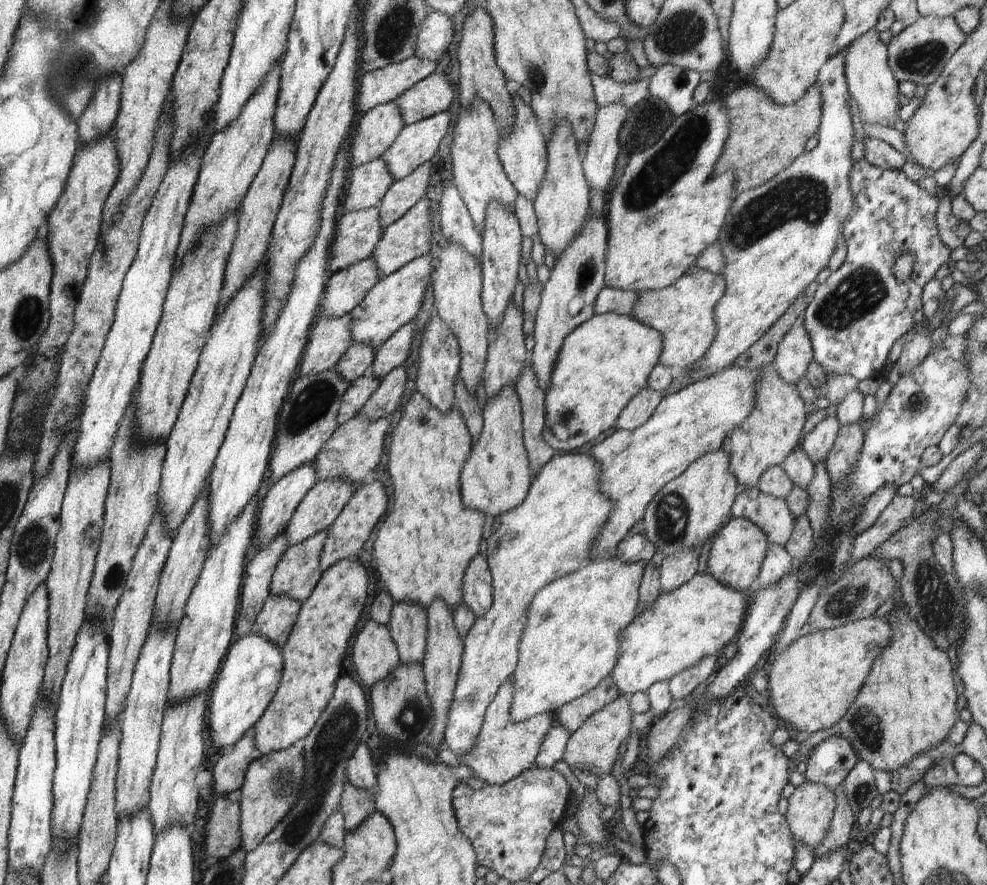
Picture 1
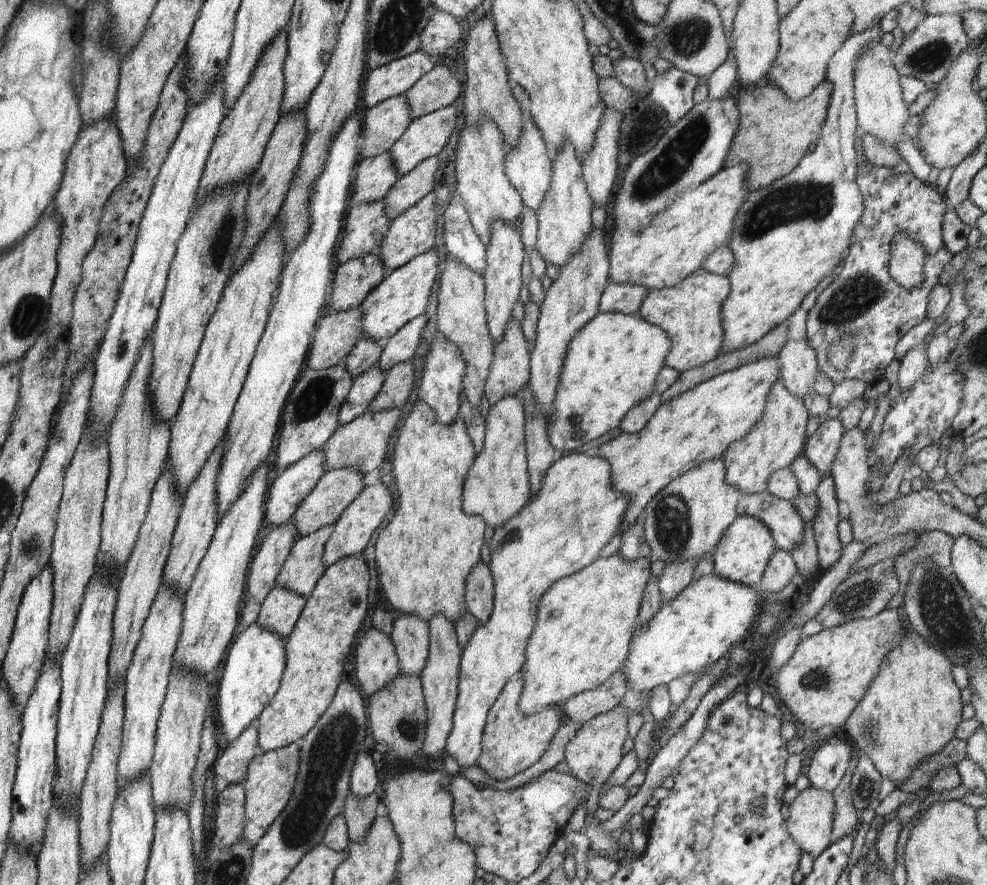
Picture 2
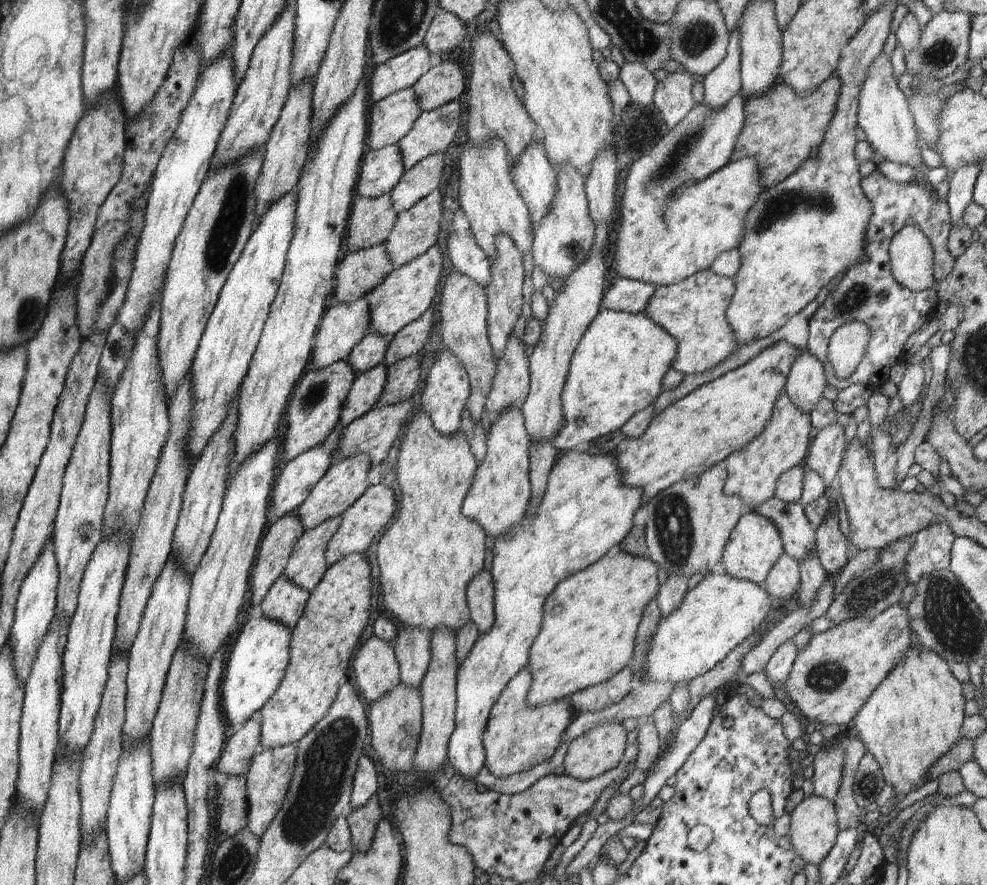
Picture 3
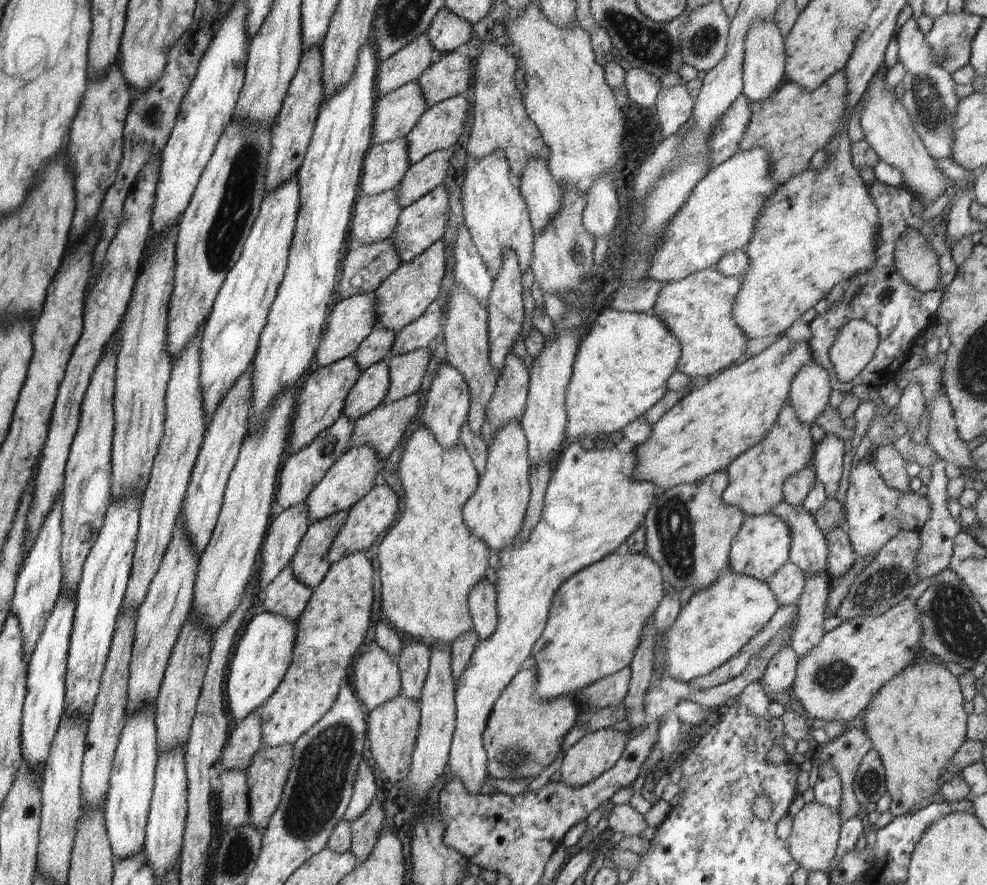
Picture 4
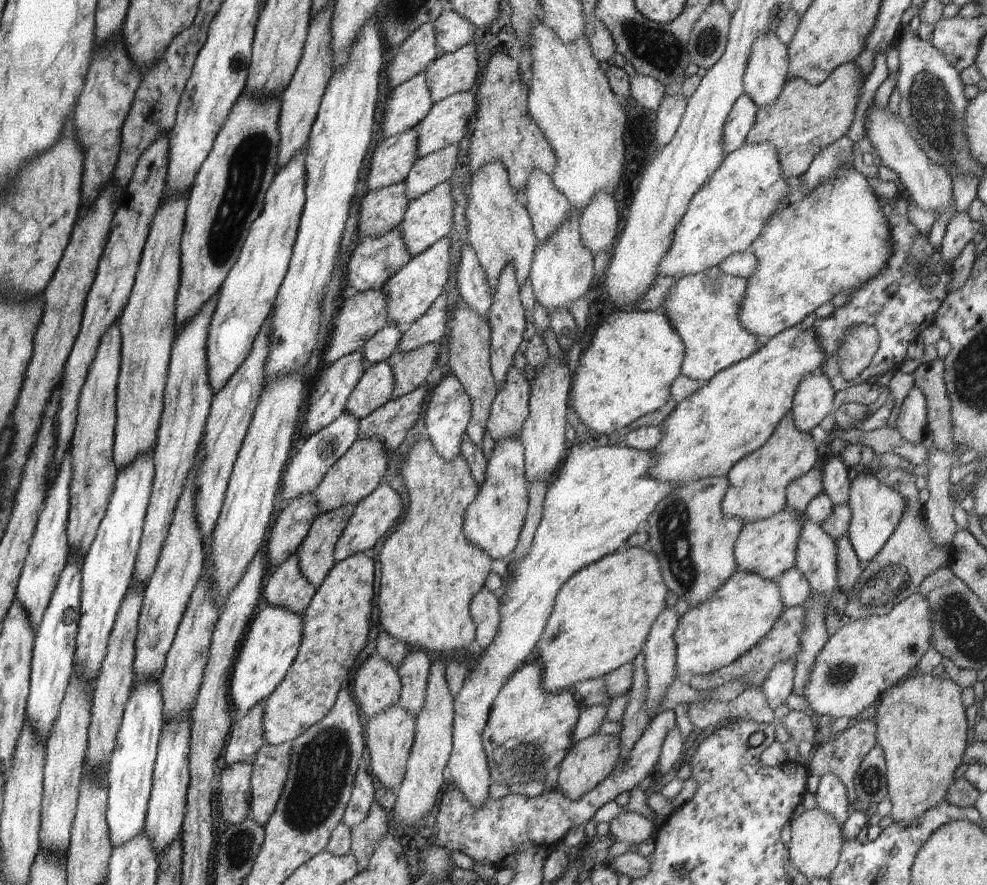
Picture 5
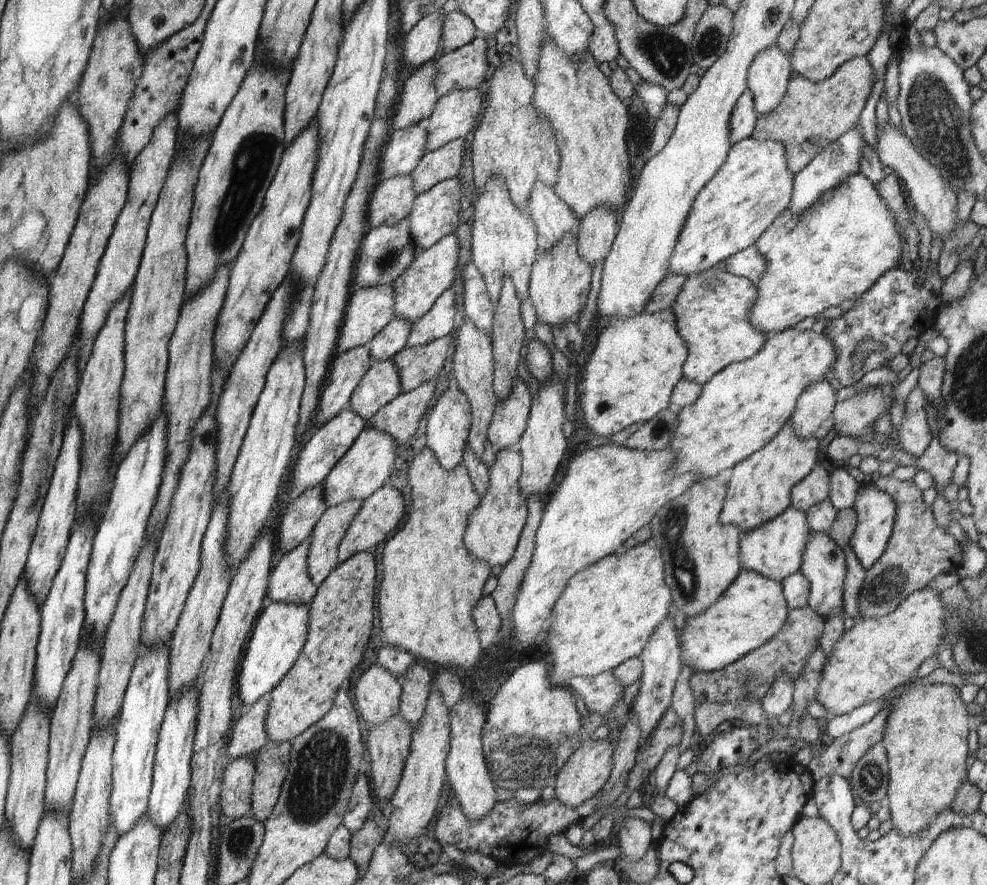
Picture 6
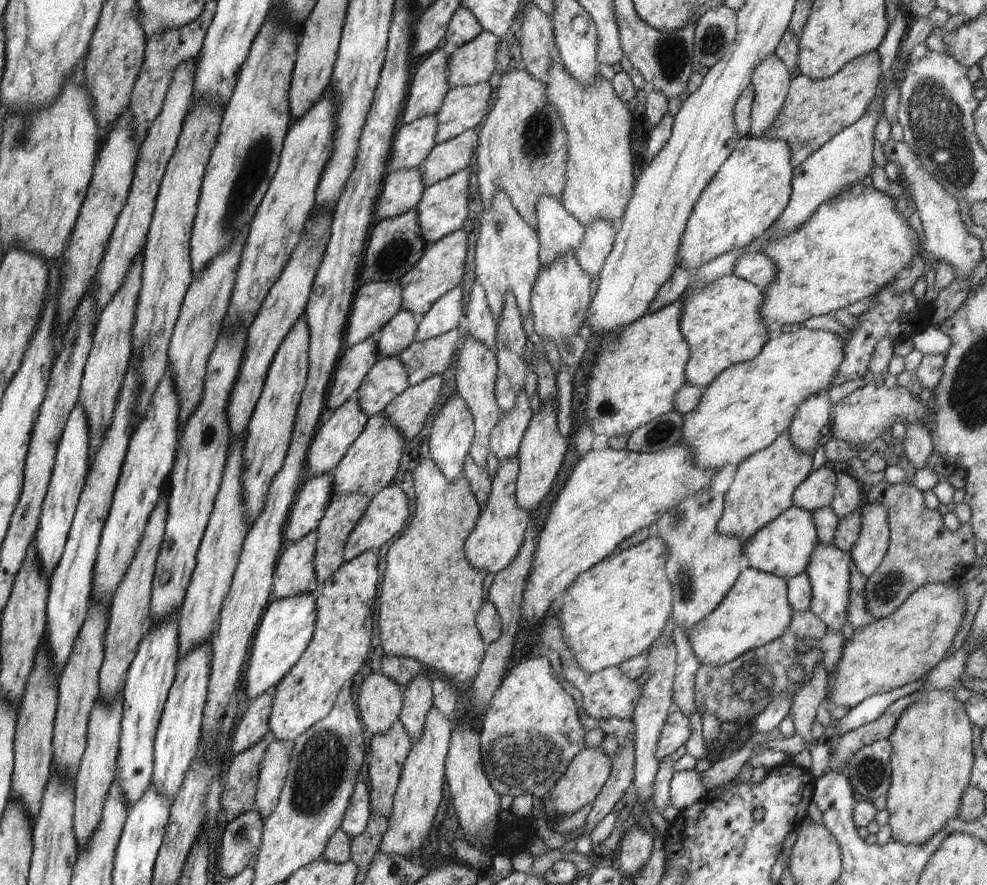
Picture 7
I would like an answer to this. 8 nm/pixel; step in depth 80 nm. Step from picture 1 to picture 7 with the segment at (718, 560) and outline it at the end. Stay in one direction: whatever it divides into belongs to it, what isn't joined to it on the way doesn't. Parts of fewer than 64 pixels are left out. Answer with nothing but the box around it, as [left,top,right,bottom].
[741,505,818,580]

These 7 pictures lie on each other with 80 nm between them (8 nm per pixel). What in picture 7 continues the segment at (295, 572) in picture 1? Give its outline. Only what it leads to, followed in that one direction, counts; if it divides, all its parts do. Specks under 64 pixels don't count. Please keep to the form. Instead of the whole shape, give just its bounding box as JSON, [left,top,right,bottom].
[314,493,371,586]

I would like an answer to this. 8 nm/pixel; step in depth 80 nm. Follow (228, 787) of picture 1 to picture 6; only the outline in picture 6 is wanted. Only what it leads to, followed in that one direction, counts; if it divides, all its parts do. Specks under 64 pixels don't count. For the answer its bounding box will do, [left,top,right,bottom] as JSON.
[227,693,270,758]

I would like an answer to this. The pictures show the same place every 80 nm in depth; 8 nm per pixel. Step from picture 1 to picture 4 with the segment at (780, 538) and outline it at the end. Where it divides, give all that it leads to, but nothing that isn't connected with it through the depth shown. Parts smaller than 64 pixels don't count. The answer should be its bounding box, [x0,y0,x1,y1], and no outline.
[770,500,828,576]

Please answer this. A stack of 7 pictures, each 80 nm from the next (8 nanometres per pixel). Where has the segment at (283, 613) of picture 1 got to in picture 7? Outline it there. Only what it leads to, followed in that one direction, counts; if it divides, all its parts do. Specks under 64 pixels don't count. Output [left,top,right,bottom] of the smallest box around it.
[271,530,320,599]

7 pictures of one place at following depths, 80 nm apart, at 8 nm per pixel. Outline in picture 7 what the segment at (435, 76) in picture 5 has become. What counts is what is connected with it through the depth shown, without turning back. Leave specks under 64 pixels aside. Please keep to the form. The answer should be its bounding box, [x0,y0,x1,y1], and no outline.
[447,30,498,88]

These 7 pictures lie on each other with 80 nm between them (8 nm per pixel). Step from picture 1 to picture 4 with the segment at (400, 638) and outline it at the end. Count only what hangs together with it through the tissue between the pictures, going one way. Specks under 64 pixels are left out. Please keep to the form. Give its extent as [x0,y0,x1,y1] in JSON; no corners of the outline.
[394,639,430,703]

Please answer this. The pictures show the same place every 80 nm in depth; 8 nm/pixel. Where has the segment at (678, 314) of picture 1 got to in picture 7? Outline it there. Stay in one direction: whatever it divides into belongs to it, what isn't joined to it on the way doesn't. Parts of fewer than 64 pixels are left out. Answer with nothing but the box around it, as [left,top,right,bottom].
[679,275,769,389]

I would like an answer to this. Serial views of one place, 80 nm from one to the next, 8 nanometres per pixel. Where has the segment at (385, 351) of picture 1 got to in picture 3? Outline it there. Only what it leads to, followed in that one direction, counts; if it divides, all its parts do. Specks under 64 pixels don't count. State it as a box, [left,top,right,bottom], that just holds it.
[381,304,436,367]

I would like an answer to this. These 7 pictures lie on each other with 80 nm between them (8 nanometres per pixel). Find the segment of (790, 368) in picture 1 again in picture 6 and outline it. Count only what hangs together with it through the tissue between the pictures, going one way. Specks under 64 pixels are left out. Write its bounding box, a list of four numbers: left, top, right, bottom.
[791,378,836,439]

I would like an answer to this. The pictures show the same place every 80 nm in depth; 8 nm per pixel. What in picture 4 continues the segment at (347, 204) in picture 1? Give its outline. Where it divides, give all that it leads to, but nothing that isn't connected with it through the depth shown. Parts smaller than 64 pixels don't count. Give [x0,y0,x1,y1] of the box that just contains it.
[359,137,410,196]

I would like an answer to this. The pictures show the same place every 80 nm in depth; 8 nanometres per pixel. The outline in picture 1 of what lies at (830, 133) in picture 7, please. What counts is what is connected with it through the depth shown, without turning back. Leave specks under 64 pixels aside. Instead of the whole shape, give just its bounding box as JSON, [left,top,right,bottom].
[710,83,821,197]

